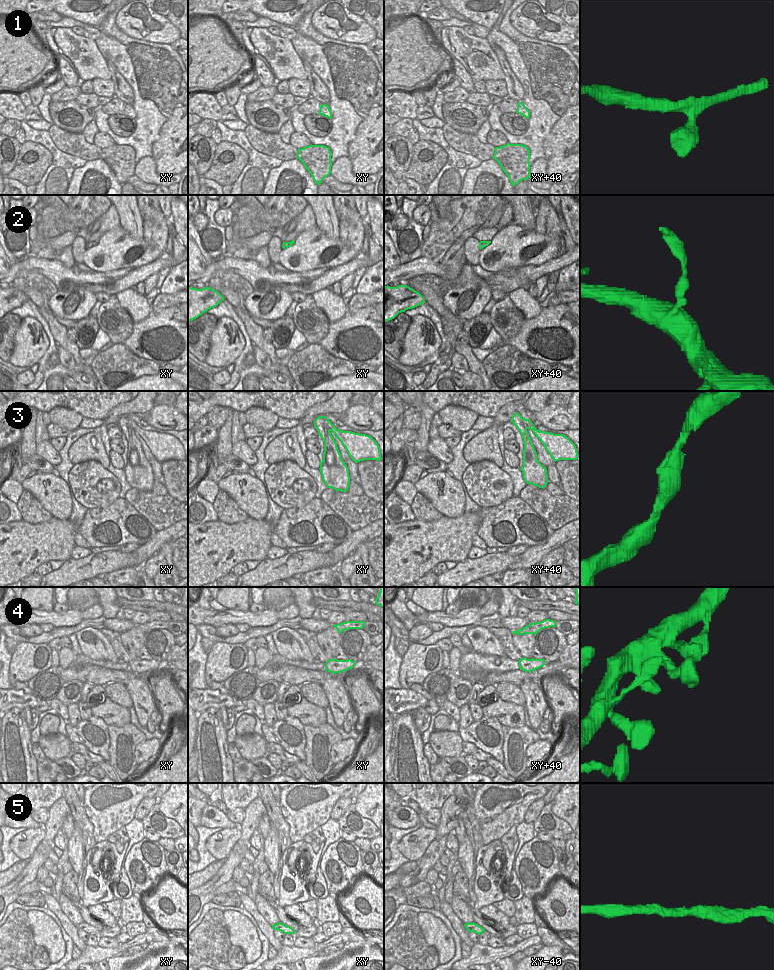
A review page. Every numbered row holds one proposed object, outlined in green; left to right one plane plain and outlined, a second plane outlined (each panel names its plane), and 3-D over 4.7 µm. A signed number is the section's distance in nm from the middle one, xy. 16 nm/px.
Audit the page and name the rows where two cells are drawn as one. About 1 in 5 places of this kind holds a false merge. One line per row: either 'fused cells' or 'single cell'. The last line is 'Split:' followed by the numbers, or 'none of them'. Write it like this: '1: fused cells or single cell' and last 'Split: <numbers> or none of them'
1: single cell
2: single cell
3: single cell
4: single cell
5: single cell
Split: none of them

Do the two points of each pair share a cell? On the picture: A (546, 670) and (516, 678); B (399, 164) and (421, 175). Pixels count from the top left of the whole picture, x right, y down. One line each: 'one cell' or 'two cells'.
A: one cell
B: two cells

